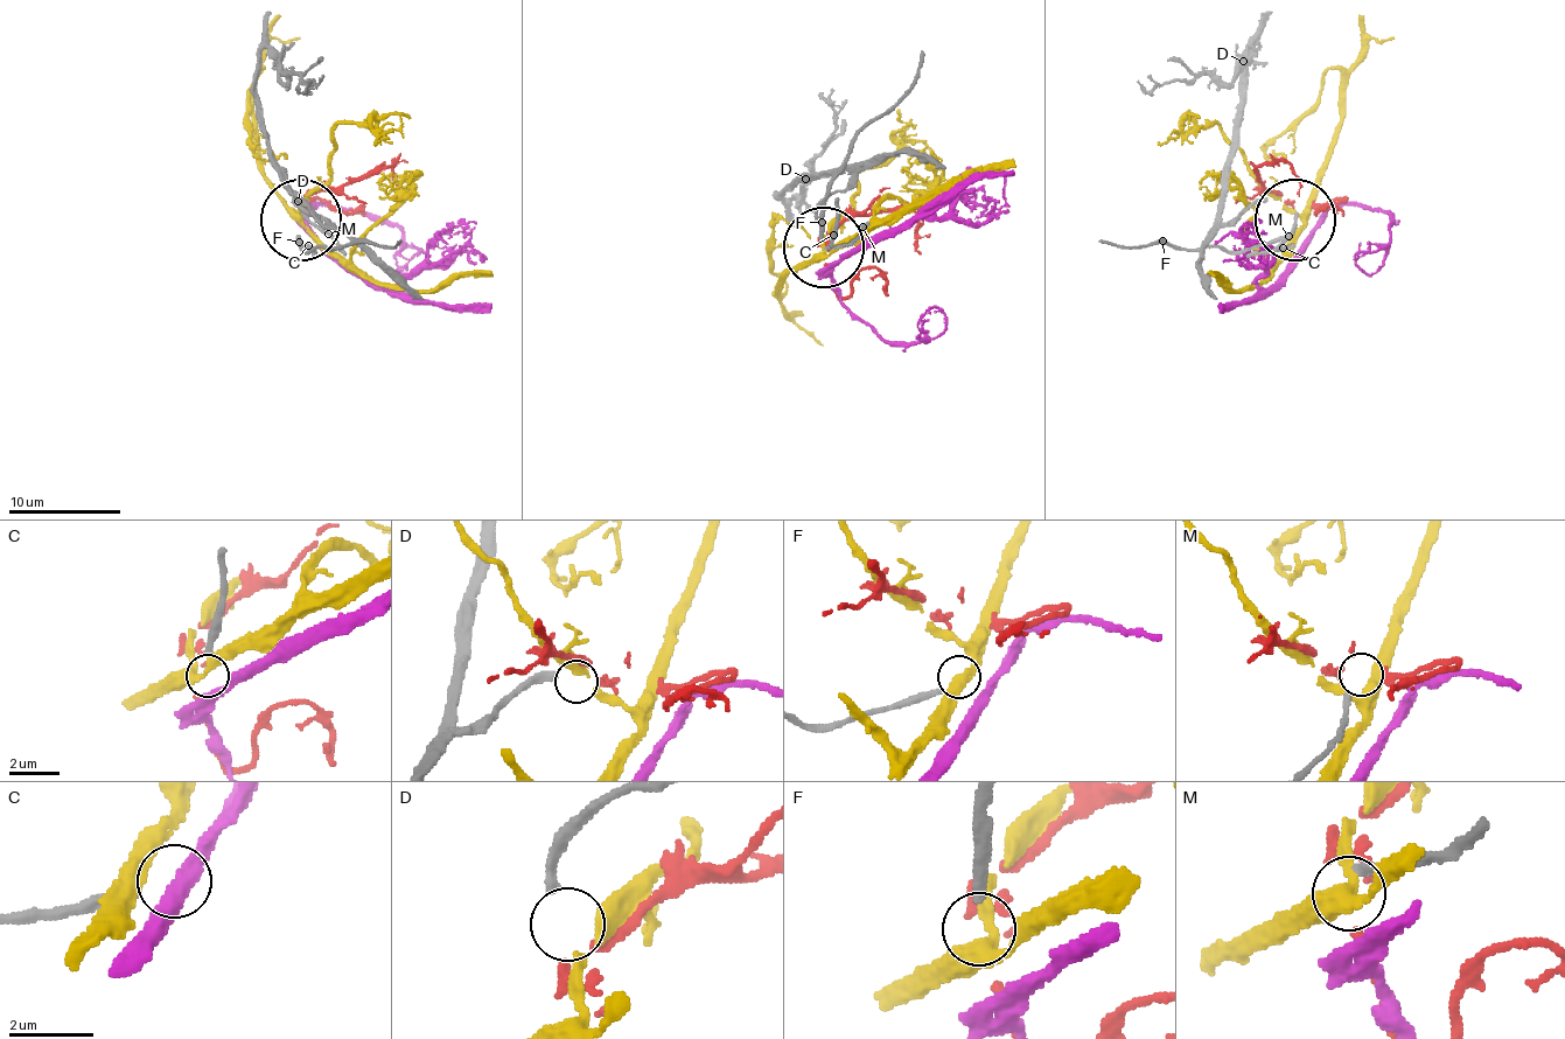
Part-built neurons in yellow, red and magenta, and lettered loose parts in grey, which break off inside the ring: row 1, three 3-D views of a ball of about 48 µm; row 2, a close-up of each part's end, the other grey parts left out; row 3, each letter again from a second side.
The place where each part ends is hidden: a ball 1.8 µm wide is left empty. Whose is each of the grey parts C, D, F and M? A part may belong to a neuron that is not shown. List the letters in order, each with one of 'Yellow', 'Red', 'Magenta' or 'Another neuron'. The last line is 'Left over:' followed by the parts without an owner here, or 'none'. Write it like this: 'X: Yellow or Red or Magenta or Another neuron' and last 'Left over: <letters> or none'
C: Another neuron
D: Red
F: Another neuron
M: Another neuron
Left over: C, F, M

